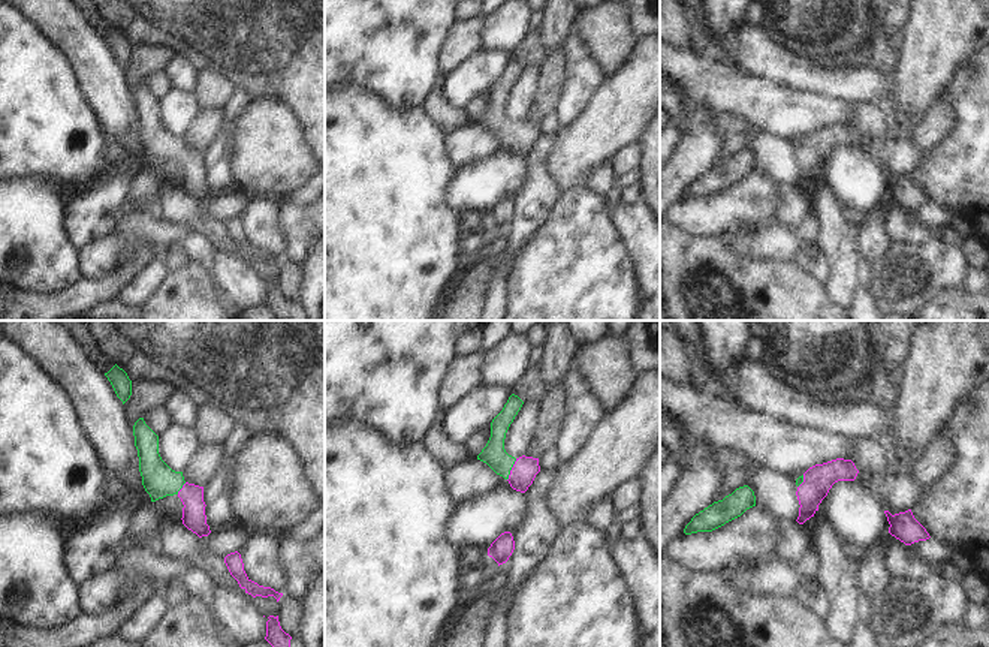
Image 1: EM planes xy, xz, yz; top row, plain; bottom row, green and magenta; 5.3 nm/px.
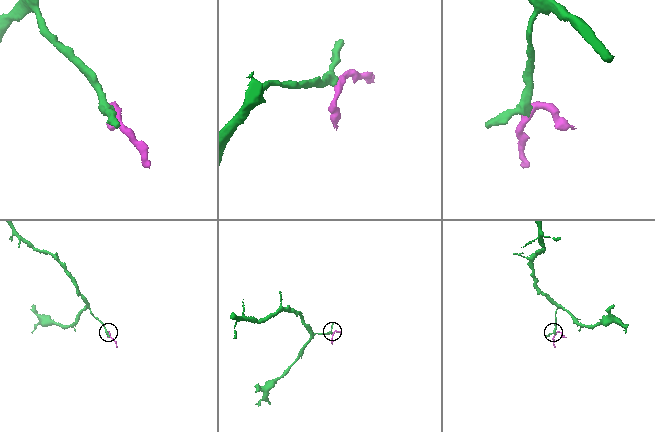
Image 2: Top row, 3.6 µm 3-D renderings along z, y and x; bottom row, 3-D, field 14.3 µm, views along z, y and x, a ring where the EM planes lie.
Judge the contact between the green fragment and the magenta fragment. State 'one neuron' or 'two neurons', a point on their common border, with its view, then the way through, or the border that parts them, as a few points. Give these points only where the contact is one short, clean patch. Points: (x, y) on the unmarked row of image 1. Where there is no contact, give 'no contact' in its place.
one neuron; meets green in xz at (510, 134); runs through xz (494, 119), (510, 134), (524, 135)

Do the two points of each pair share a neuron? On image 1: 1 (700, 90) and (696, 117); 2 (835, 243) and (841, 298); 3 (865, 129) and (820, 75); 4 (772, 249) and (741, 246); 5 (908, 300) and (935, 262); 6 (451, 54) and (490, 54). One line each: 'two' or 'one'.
1: two
2: one
3: two
4: one
5: one
6: two

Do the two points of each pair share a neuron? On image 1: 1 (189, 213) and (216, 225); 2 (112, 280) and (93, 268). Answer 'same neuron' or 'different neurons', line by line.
1: same neuron
2: different neurons

